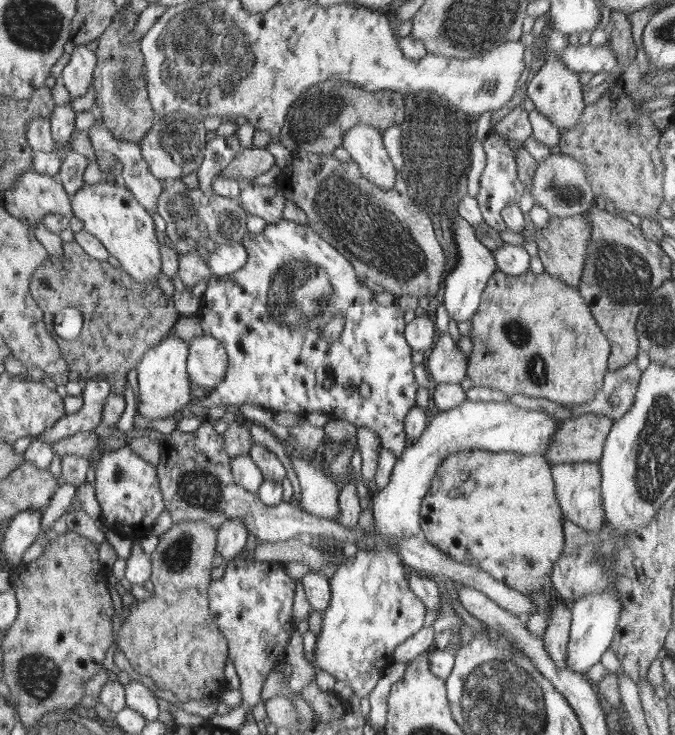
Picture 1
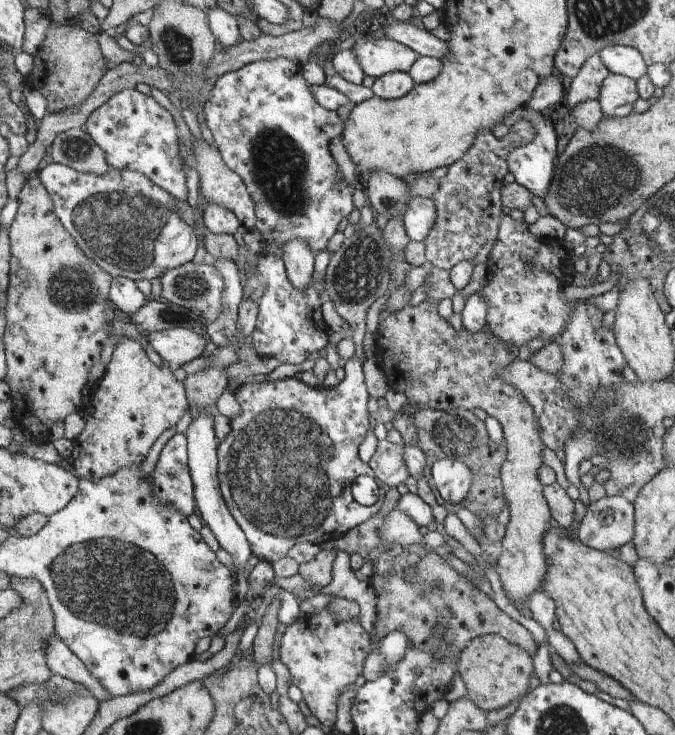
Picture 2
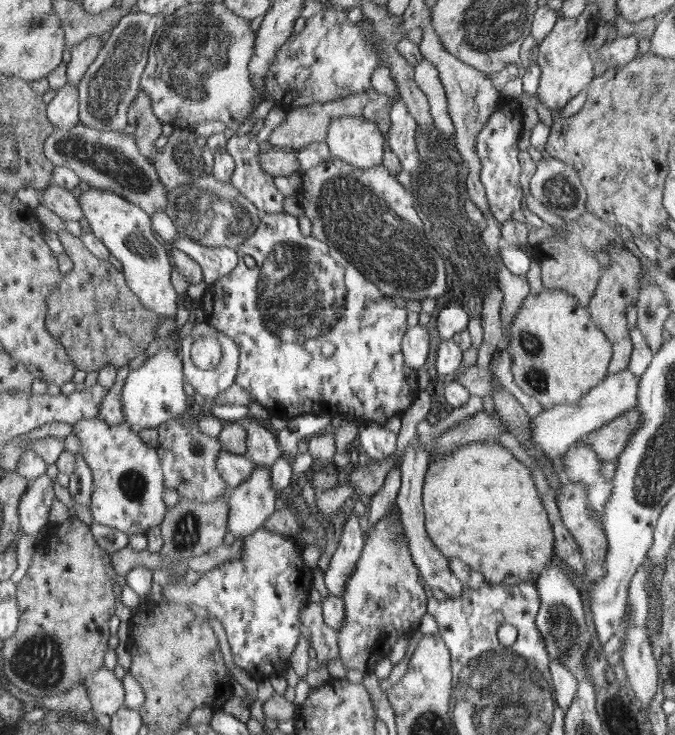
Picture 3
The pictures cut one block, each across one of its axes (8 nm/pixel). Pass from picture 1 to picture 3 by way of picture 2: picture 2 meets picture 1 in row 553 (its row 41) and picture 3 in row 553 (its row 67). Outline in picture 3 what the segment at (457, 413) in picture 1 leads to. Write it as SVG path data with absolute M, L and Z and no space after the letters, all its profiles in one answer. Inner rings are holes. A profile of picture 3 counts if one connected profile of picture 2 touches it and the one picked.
M396 507L398 513L387 510L387 514L383 515L376 525L370 529L368 535L367 546L364 547L363 554L360 555L359 564L355 568L354 575L348 580L347 590L341 597L344 600L344 625L337 630L338 646L340 650L339 659L350 670L358 670L363 674L373 672L372 662L386 658L391 652L384 652L390 650L398 640L402 640L404 636L411 636L418 629L420 618L426 612L426 592L418 580L418 568L415 565L415 559L412 556L411 548L408 547L408 539L404 535L402 526L401 512L399 507ZM368 628L368 638L366 644L378 644L378 646L364 646L364 630Z

